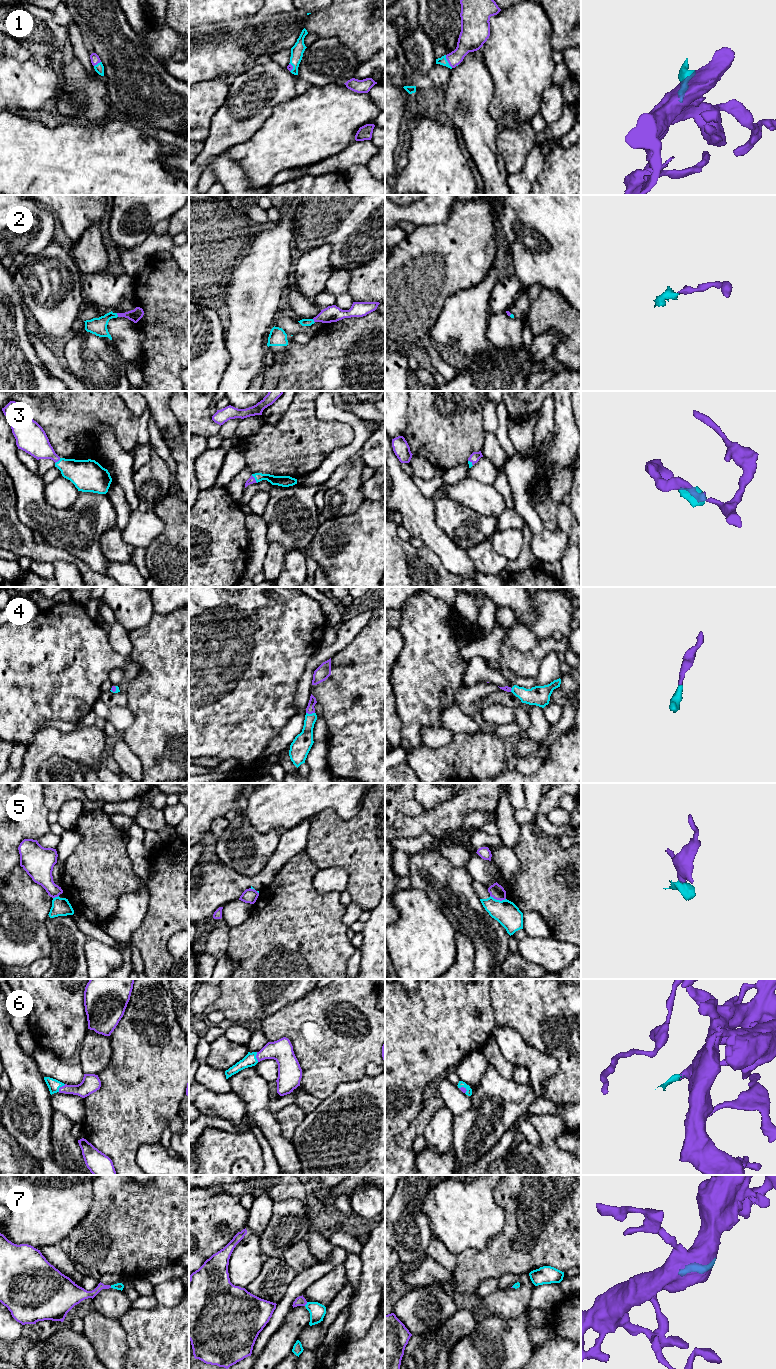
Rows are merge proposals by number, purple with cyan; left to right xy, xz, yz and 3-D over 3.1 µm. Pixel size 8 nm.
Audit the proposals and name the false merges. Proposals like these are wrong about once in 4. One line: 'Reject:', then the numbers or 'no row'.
Reject: 5

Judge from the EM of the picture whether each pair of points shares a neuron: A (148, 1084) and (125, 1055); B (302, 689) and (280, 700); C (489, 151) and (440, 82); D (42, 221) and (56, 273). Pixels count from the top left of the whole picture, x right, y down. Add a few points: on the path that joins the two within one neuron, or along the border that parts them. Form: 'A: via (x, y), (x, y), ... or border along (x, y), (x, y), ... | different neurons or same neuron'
A: via (146, 1077), (132, 1062) | same neuron
B: border along (304, 670), (299, 679), (295, 694), (297, 711) | different neurons
C: border along (451, 69), (449, 79), (442, 87) | different neurons
D: border along (53, 240), (37, 254), (27, 255) | different neurons

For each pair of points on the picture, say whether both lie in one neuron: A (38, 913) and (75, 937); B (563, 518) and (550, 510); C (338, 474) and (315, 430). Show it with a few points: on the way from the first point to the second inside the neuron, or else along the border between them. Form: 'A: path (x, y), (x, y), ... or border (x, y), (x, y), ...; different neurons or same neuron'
A: border (70, 914), (54, 917), (48, 916), (46, 931); different neurons
B: border (561, 503), (558, 509), (557, 528); different neurons
C: border (349, 444), (337, 447), (311, 471); different neurons

